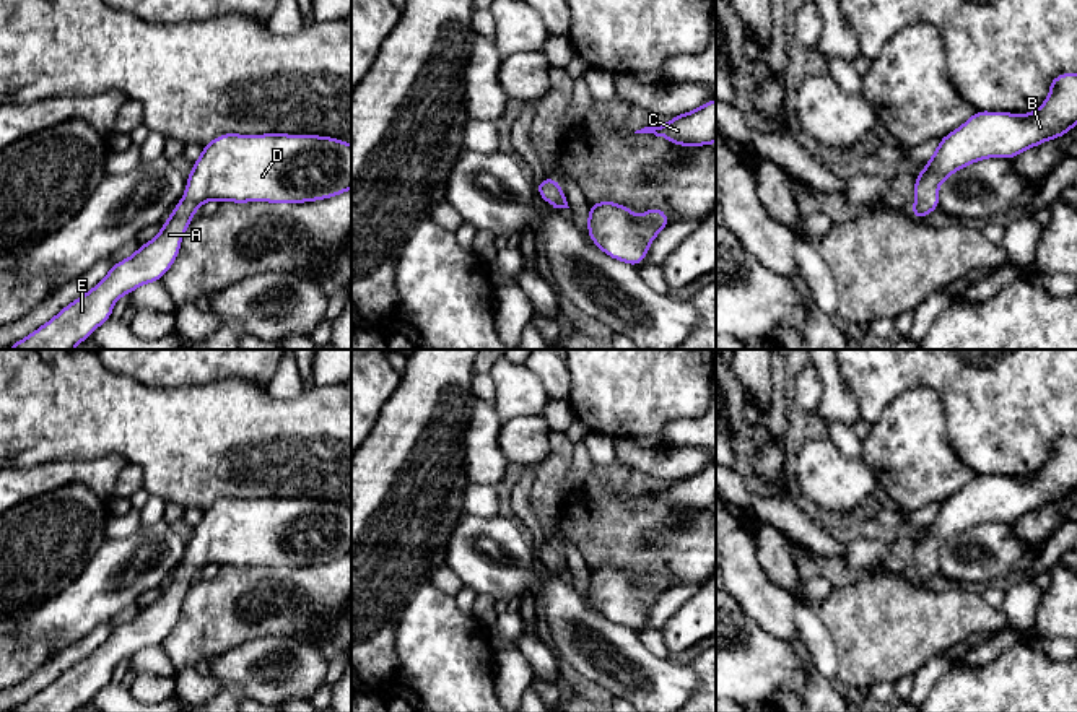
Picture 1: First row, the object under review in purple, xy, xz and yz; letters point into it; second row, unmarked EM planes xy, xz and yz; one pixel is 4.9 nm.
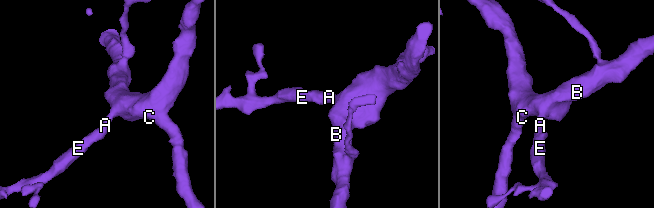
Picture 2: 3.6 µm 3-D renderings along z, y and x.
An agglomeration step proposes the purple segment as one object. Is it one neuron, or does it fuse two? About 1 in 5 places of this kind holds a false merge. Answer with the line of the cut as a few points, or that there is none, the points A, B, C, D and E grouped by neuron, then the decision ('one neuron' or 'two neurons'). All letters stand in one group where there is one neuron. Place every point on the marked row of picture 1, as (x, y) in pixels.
no cut | A B C D E | one neuron

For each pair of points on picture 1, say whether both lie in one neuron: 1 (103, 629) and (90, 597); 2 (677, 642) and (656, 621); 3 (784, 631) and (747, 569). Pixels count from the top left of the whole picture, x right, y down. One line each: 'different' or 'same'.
1: different
2: different
3: same

